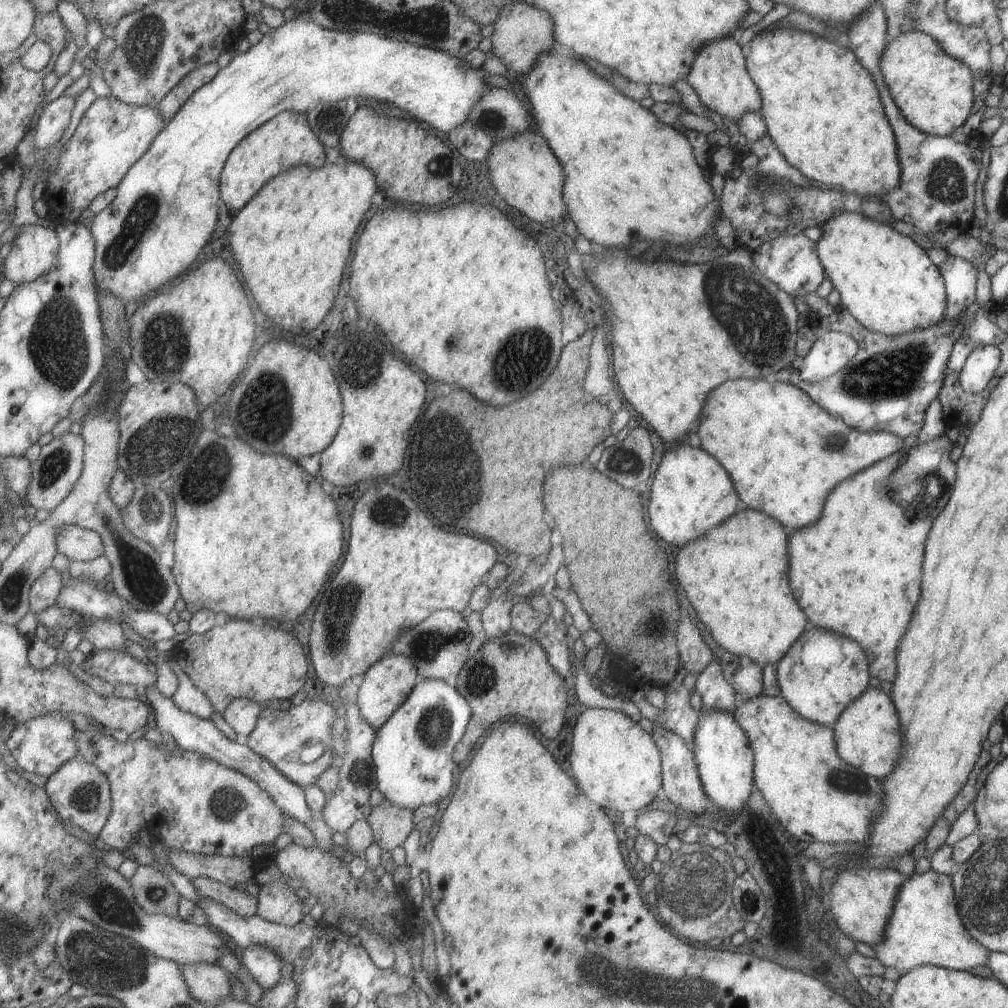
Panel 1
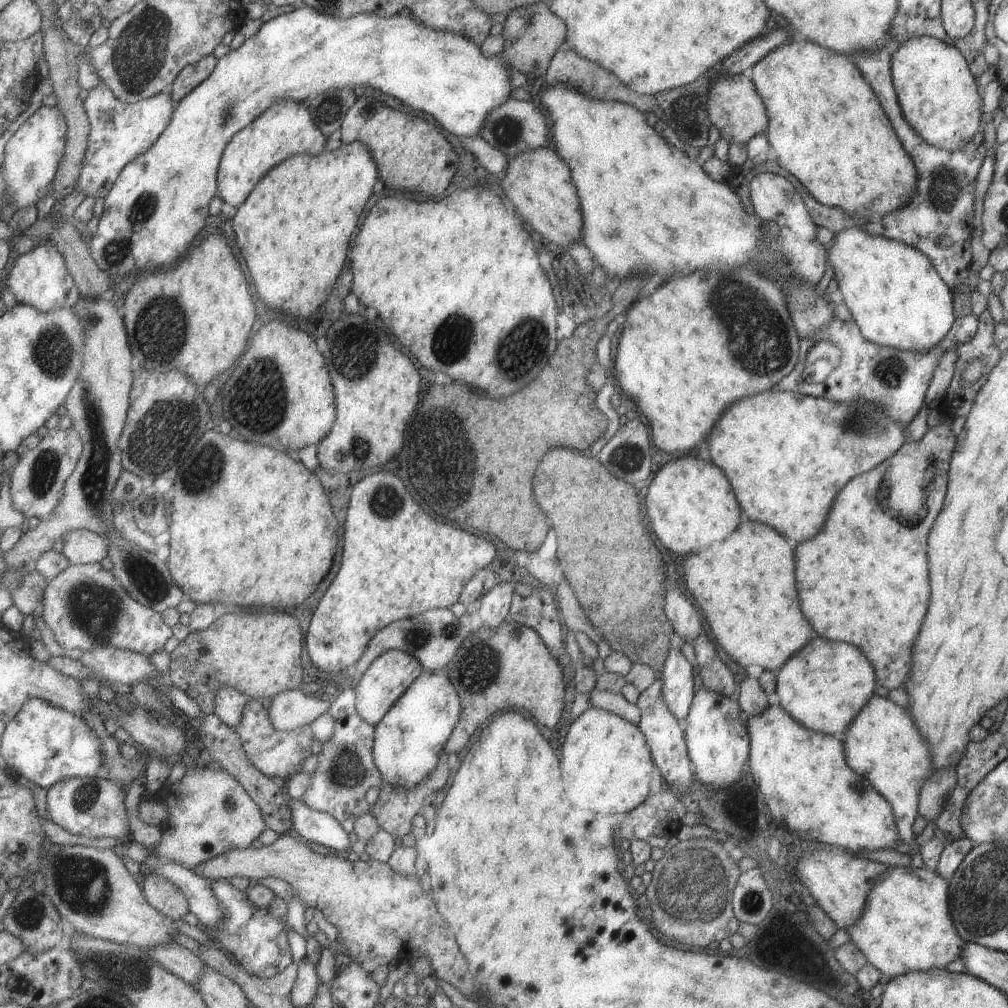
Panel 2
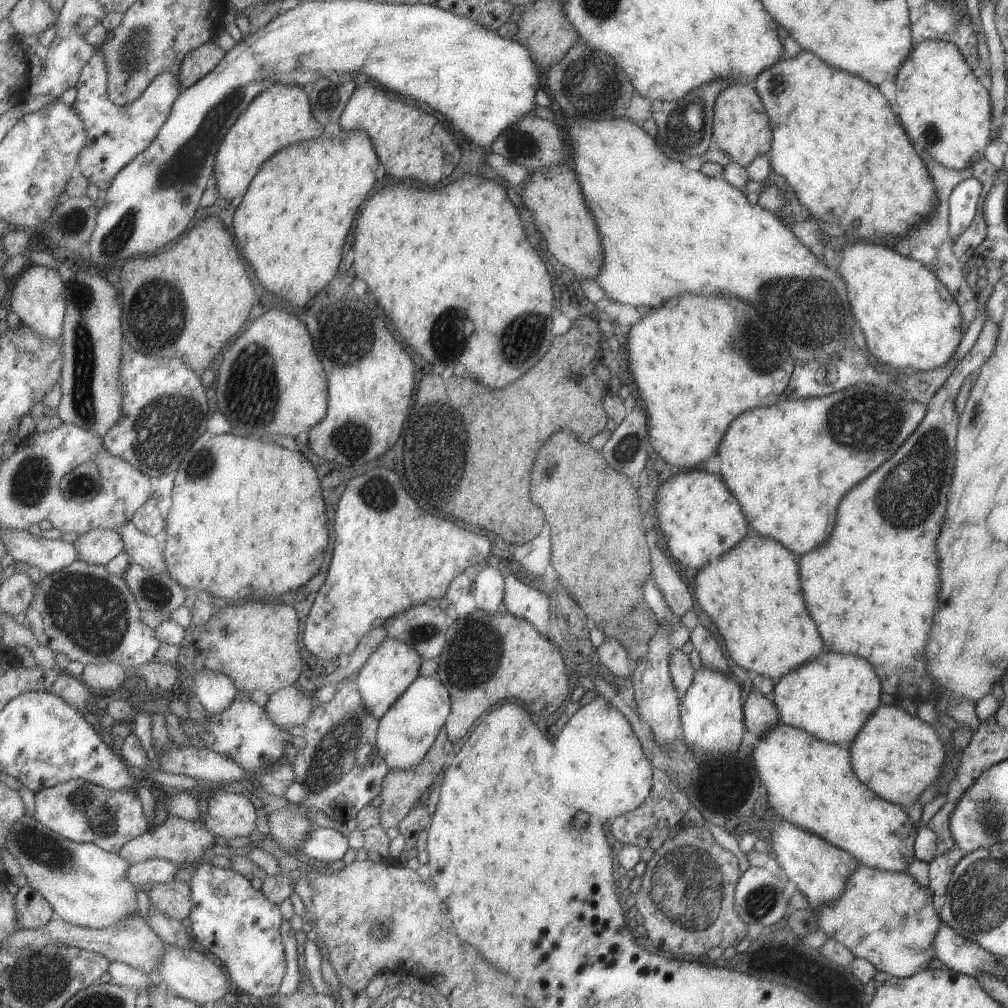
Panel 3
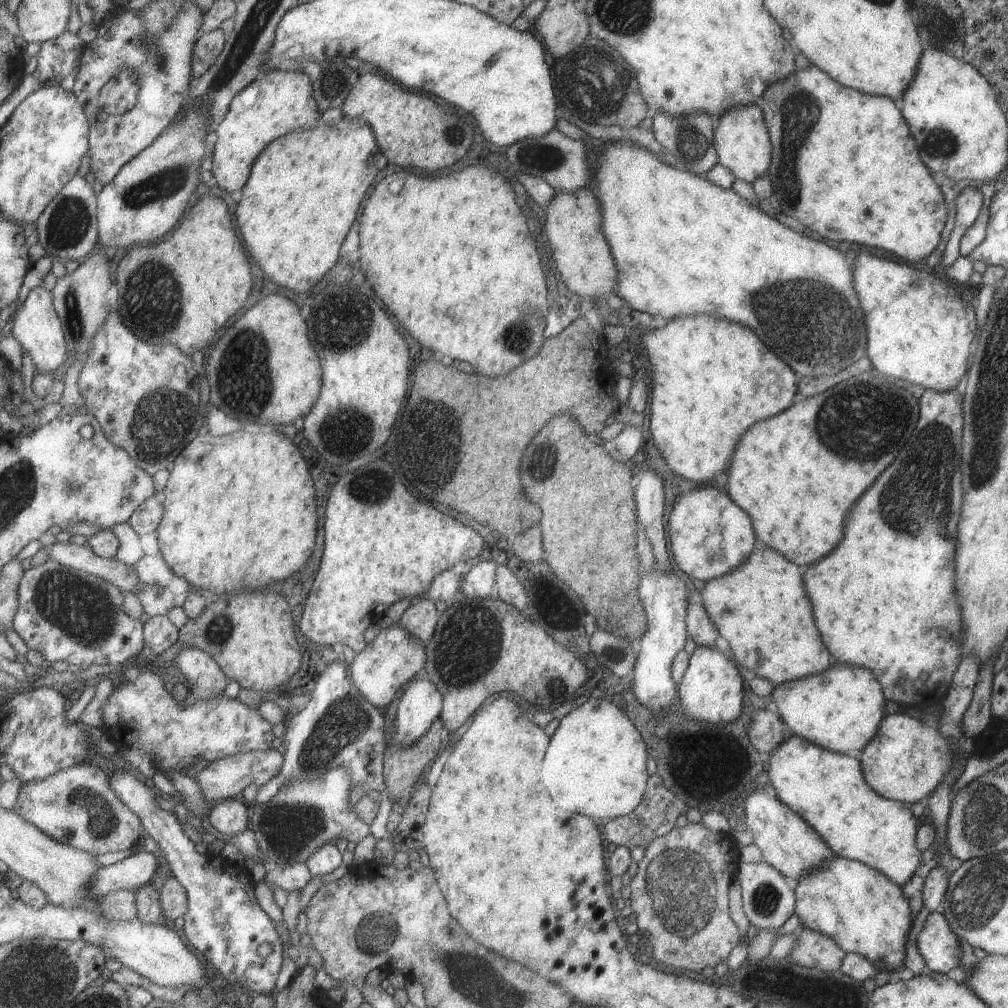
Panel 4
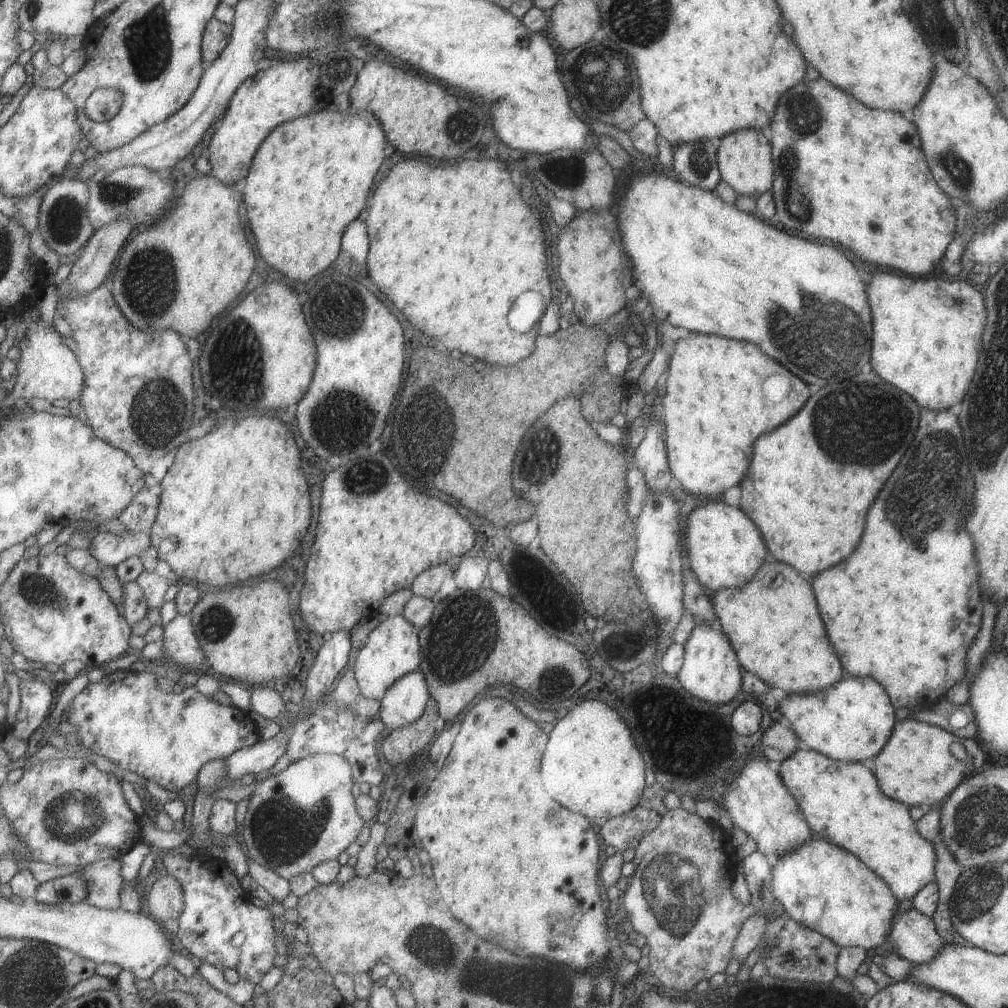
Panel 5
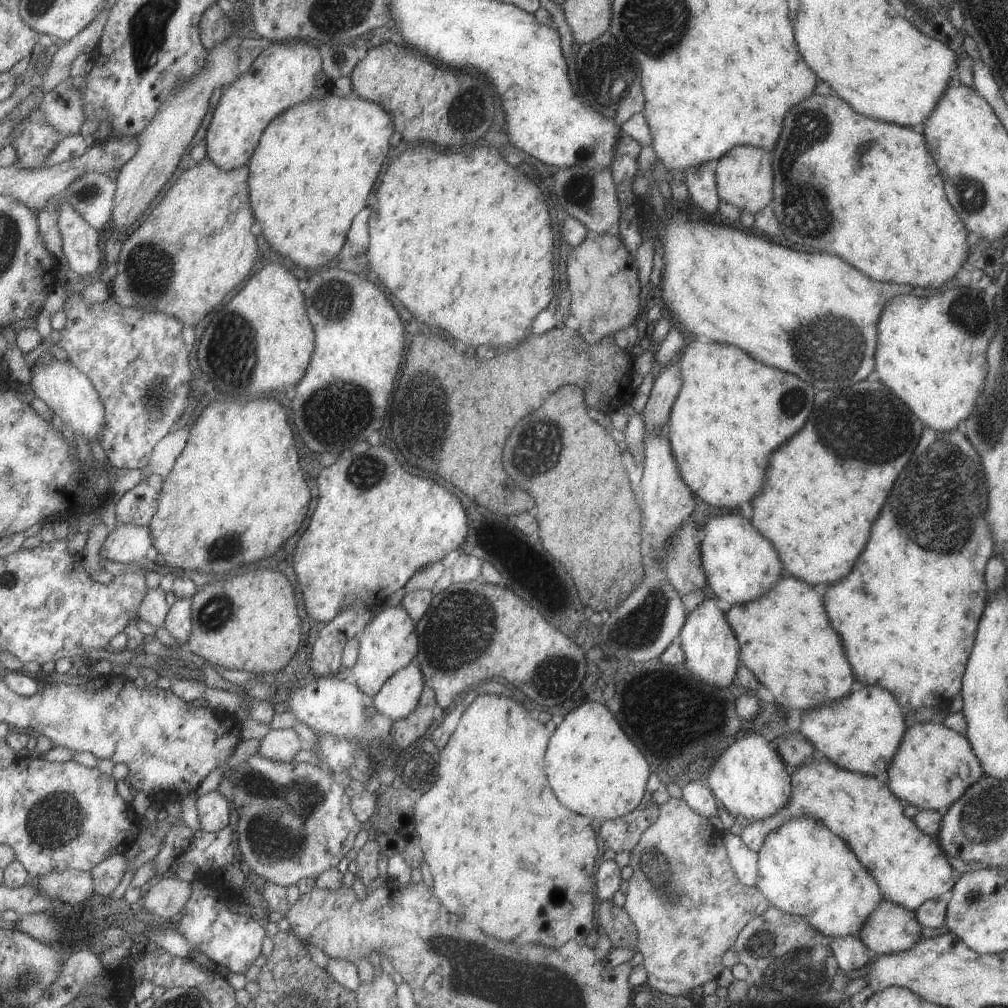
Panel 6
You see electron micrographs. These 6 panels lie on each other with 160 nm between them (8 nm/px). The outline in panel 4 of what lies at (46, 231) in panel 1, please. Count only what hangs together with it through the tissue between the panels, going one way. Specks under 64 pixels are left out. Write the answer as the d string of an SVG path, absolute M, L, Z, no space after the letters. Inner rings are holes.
M44 285L31 290L29 296L20 304L14 313L12 332L20 346L30 355L33 366L35 366L35 372L41 372L40 374L53 372L68 357L64 324L56 306L53 305L53 292L47 290Z

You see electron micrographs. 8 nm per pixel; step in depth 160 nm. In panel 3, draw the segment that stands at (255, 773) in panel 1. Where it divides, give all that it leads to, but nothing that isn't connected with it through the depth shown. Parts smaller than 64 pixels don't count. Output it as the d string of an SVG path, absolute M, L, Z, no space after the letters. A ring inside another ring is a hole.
M313 827L307 834L302 850L310 858L321 862L337 862L349 852L349 838L332 827Z

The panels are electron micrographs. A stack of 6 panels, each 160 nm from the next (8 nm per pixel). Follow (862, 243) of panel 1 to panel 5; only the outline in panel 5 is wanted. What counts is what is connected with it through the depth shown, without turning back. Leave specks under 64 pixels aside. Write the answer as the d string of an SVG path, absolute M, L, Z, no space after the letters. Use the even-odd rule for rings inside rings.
M877 270L871 280L865 284L865 292L867 292L868 305L871 311L872 322L872 343L871 343L871 368L875 370L875 374L885 380L887 384L899 388L901 392L905 392L907 396L911 396L915 402L921 407L930 408L933 410L947 409L952 404L958 403L966 392L969 386L969 380L973 376L975 370L975 362L977 362L977 354L979 354L979 346L981 346L981 328L983 328L983 318L985 318L984 295L981 288L976 287L968 277L961 276L958 278L951 278L939 280L939 278L925 277L912 277L900 272L891 272L891 270Z

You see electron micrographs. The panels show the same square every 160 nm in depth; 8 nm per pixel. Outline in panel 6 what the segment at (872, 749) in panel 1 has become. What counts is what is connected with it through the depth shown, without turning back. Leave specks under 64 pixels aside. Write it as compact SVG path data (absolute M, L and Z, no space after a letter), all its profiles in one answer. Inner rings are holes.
M931 721L914 723L905 729L886 773L885 784L895 798L919 810L933 809L938 812L944 812L969 785L984 774L966 736L948 729L941 722L934 724Z

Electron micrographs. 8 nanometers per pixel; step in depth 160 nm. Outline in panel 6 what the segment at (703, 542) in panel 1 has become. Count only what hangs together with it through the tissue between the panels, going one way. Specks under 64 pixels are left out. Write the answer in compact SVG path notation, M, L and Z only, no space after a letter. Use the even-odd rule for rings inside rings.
M781 574L765 594L743 604L731 605L724 617L738 642L740 662L775 696L774 704L781 714L789 716L792 710L804 711L851 692L853 674L845 660L841 640L827 622L821 596L803 580Z

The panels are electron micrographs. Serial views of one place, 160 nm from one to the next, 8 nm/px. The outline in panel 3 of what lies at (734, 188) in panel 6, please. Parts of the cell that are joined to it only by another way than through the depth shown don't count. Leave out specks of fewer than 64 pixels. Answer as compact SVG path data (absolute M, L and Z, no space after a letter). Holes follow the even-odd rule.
M731 83L719 92L712 106L712 136L730 160L742 167L768 152L772 141L769 119L753 86Z

